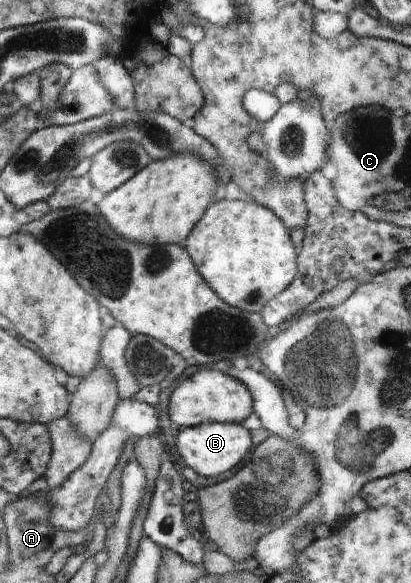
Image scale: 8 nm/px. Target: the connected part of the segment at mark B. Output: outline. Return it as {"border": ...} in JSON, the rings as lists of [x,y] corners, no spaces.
{"border":[[[204,423],[180,430],[176,438],[176,450],[184,462],[206,478],[216,478],[232,470],[252,448],[250,432],[241,423]]]}

